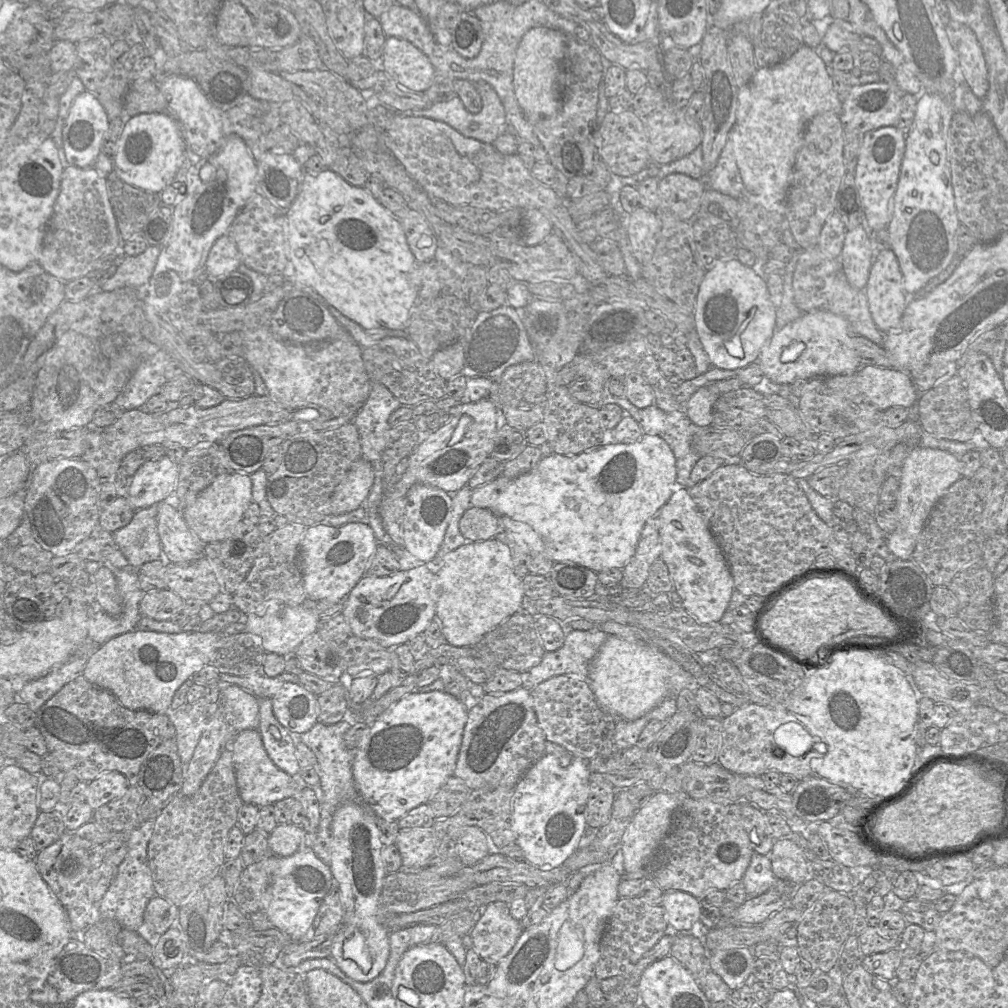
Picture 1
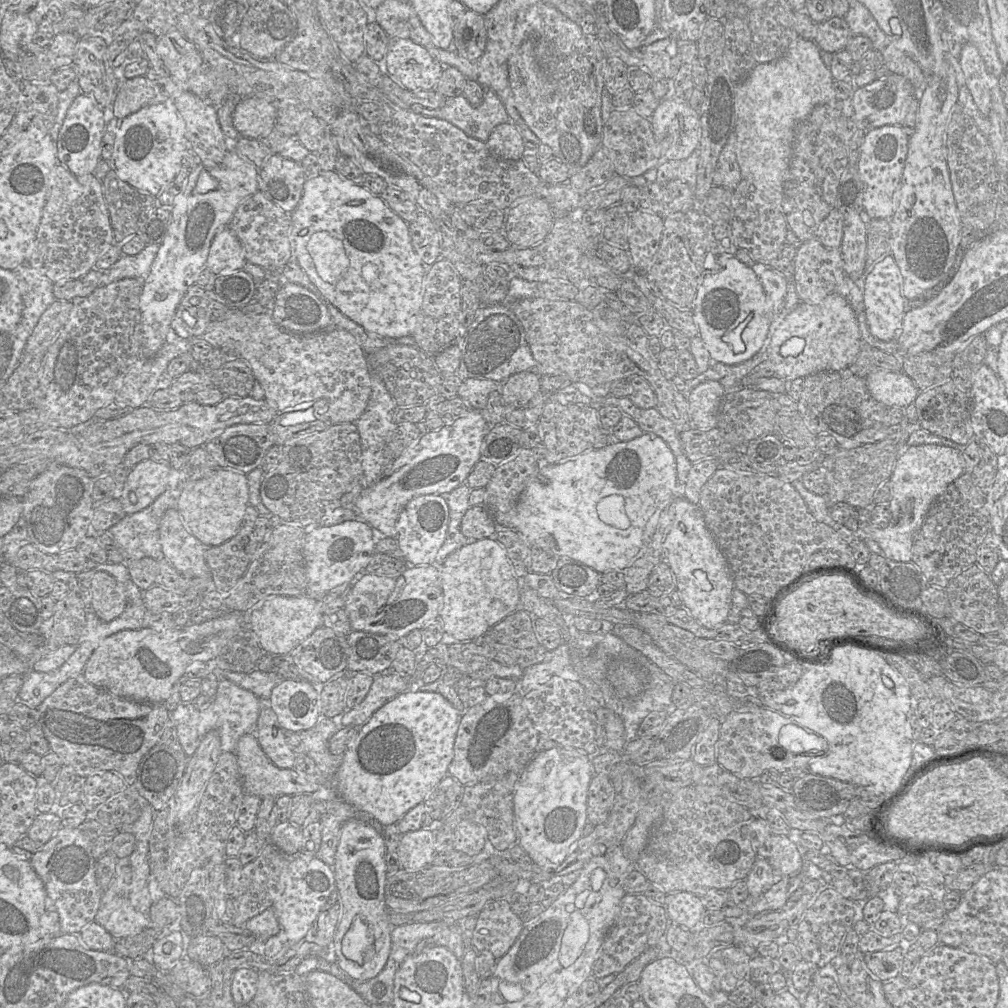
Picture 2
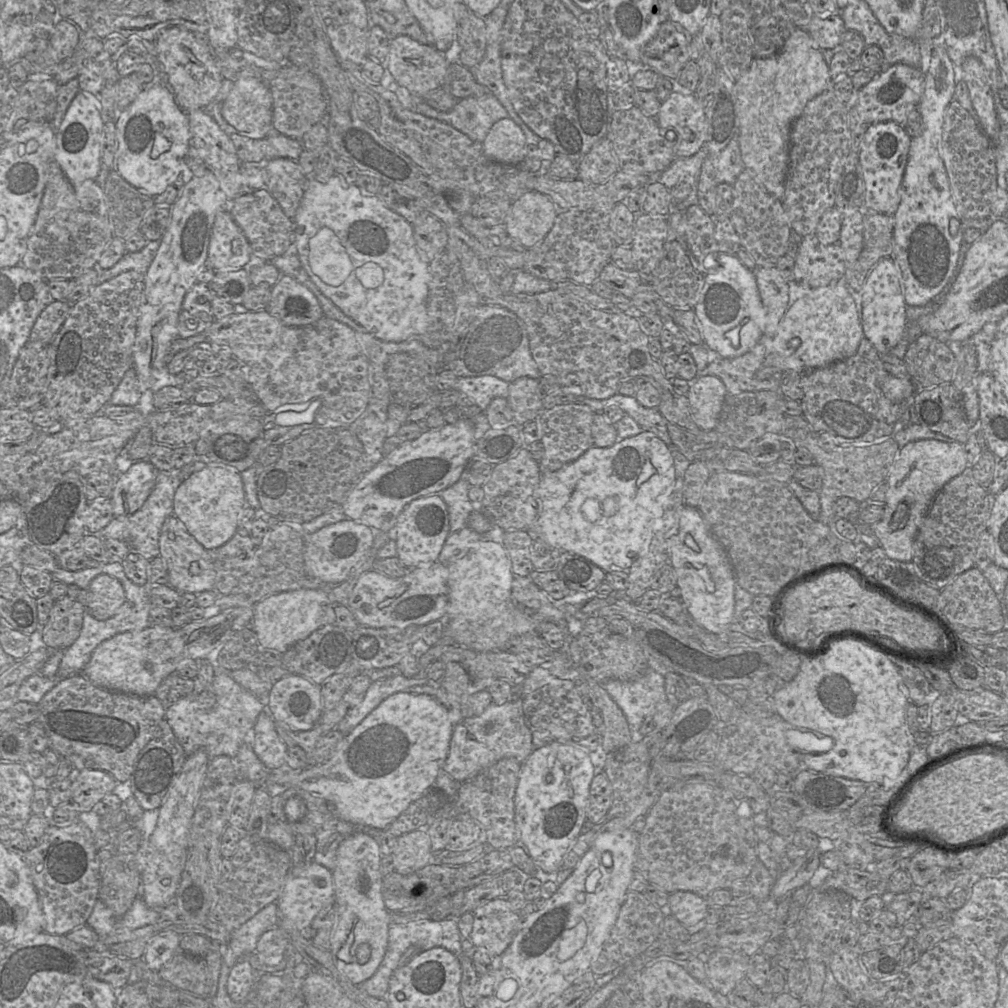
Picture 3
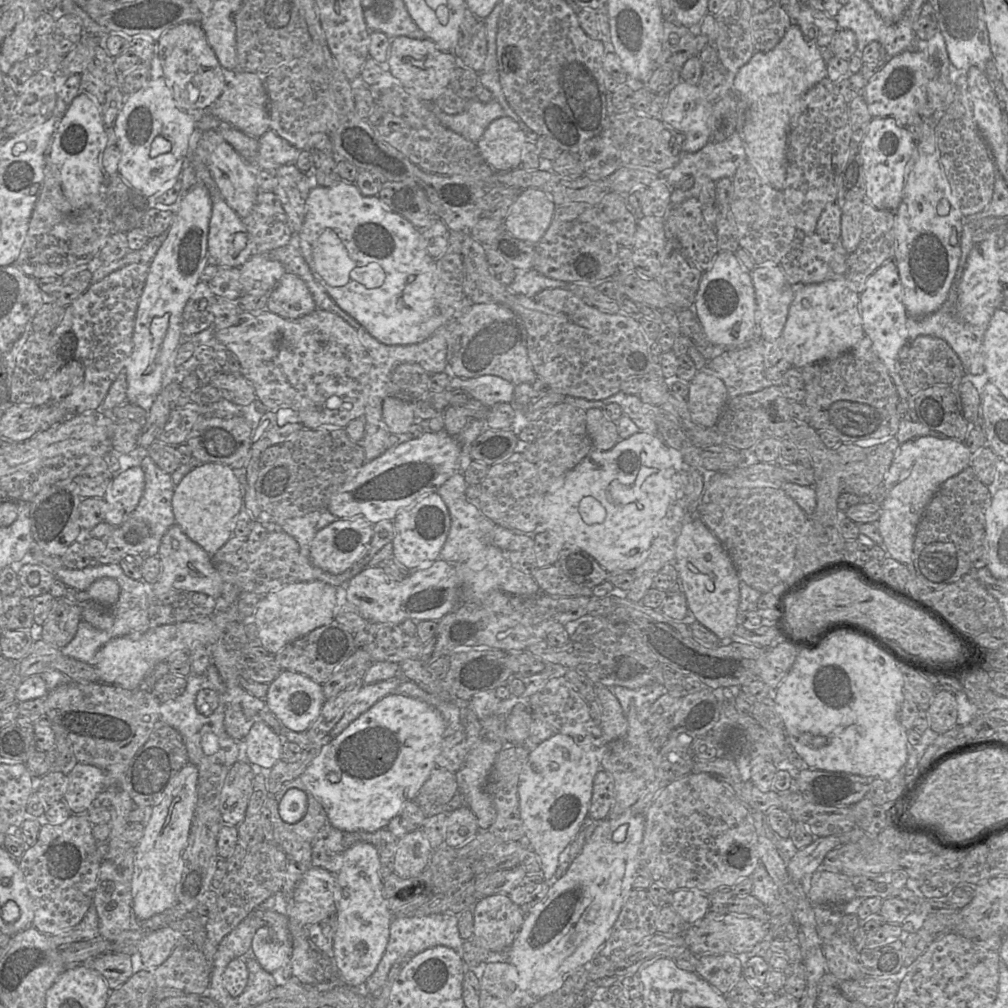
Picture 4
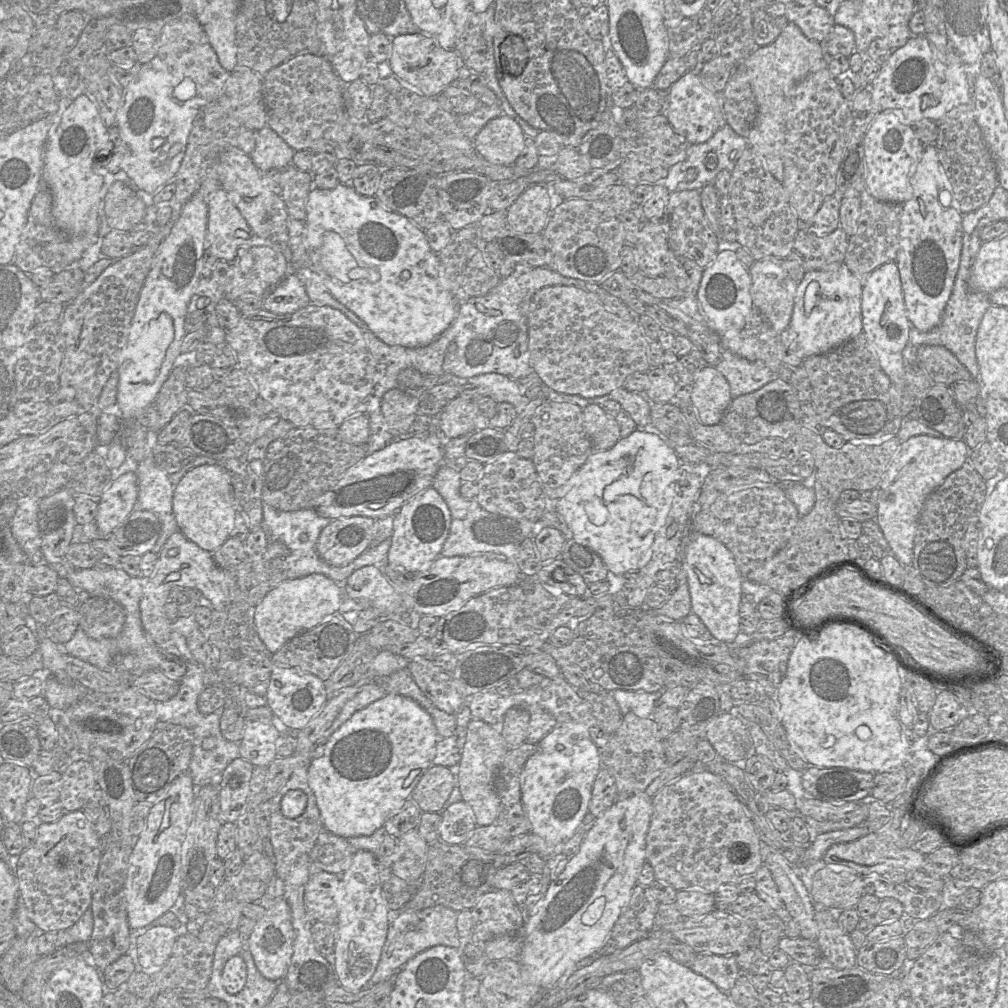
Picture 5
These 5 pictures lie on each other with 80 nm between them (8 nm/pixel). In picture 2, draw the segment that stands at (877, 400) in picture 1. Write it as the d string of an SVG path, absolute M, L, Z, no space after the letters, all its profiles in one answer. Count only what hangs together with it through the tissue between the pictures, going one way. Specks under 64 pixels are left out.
M875 369L866 379L871 396L886 407L905 408L920 392L913 380L903 371Z

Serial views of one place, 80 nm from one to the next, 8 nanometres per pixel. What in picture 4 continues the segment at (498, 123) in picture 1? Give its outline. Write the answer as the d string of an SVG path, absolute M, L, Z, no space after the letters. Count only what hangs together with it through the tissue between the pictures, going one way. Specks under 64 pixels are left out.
M476 98L467 100L464 111L459 114L447 114L434 104L427 104L442 125L475 144L492 121L506 116L502 106L494 99L487 103Z

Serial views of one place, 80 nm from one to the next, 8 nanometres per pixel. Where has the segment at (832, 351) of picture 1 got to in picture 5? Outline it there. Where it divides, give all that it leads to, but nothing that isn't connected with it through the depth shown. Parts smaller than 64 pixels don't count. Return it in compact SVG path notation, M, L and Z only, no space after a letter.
M843 263L837 268L808 271L798 284L789 328L797 335L799 348L806 357L826 353L863 333L862 284Z

